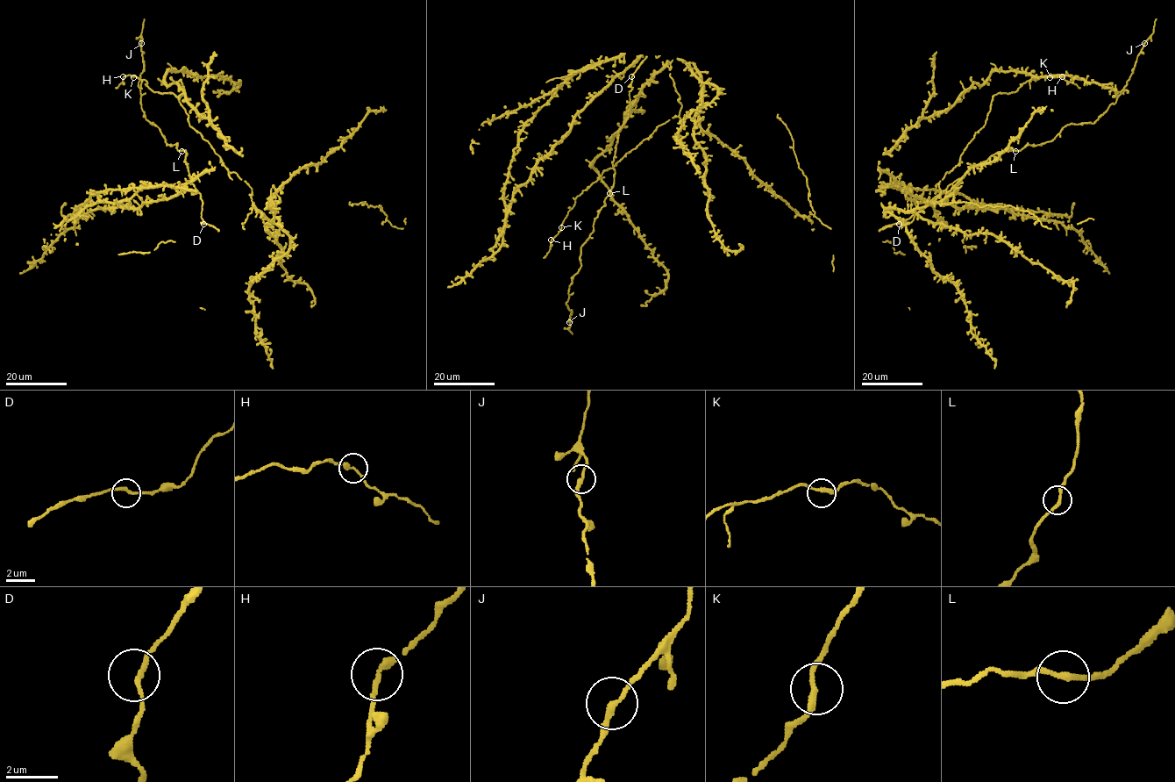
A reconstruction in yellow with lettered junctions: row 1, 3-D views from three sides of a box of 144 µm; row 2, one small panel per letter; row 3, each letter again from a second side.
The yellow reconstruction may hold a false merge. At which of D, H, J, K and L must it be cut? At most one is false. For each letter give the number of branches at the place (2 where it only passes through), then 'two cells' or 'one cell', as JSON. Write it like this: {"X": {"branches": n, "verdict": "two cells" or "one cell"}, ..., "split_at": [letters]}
{"D": {"branches": 2, "verdict": "one cell"}, "H": {"branches": 2, "verdict": "one cell"}, "J": {"branches": 2, "verdict": "one cell"}, "K": {"branches": 2, "verdict": "one cell"}, "L": {"branches": 2, "verdict": "one cell"}, "split_at": []}

